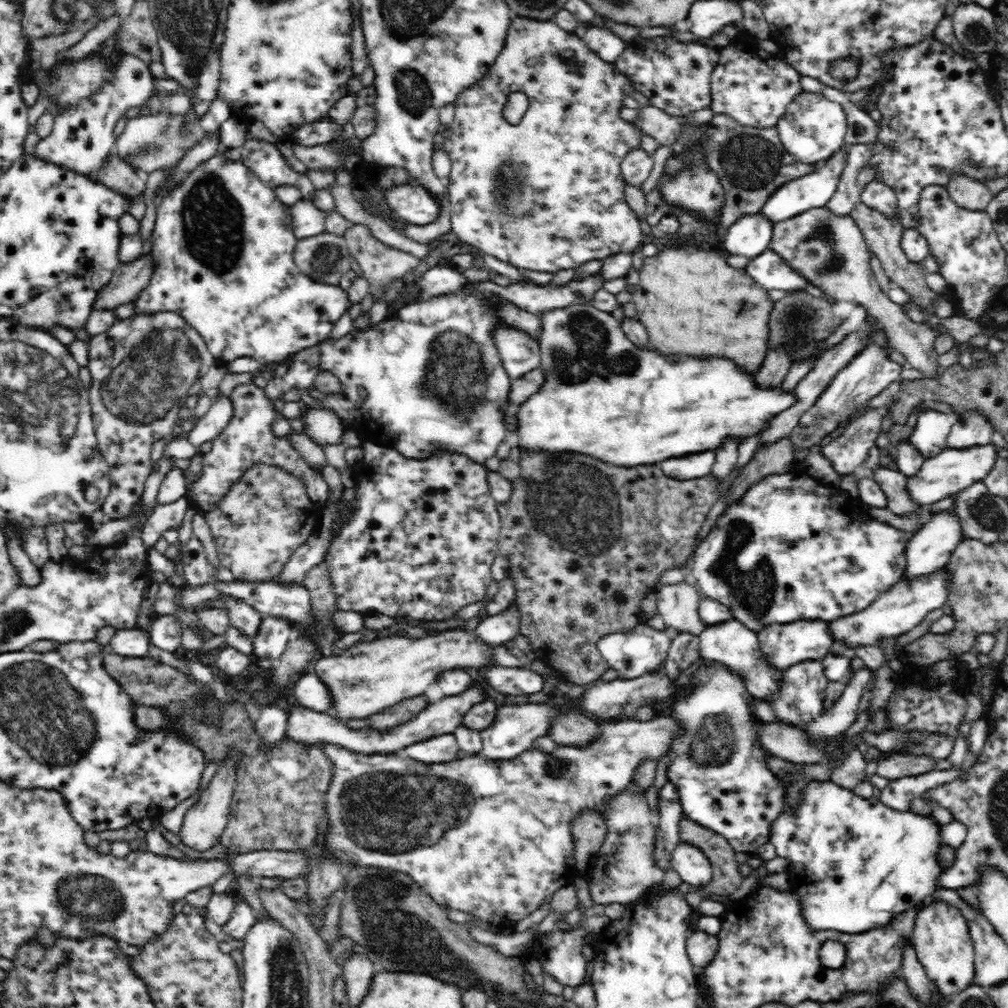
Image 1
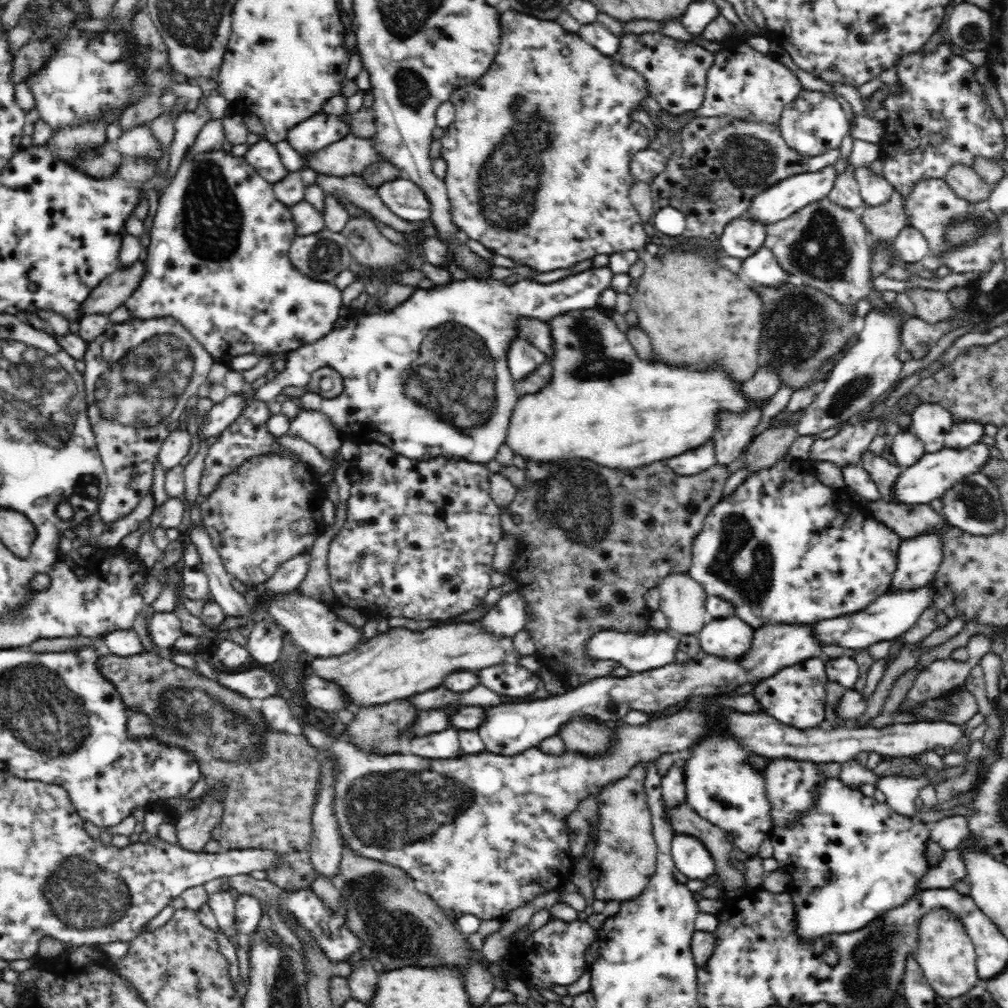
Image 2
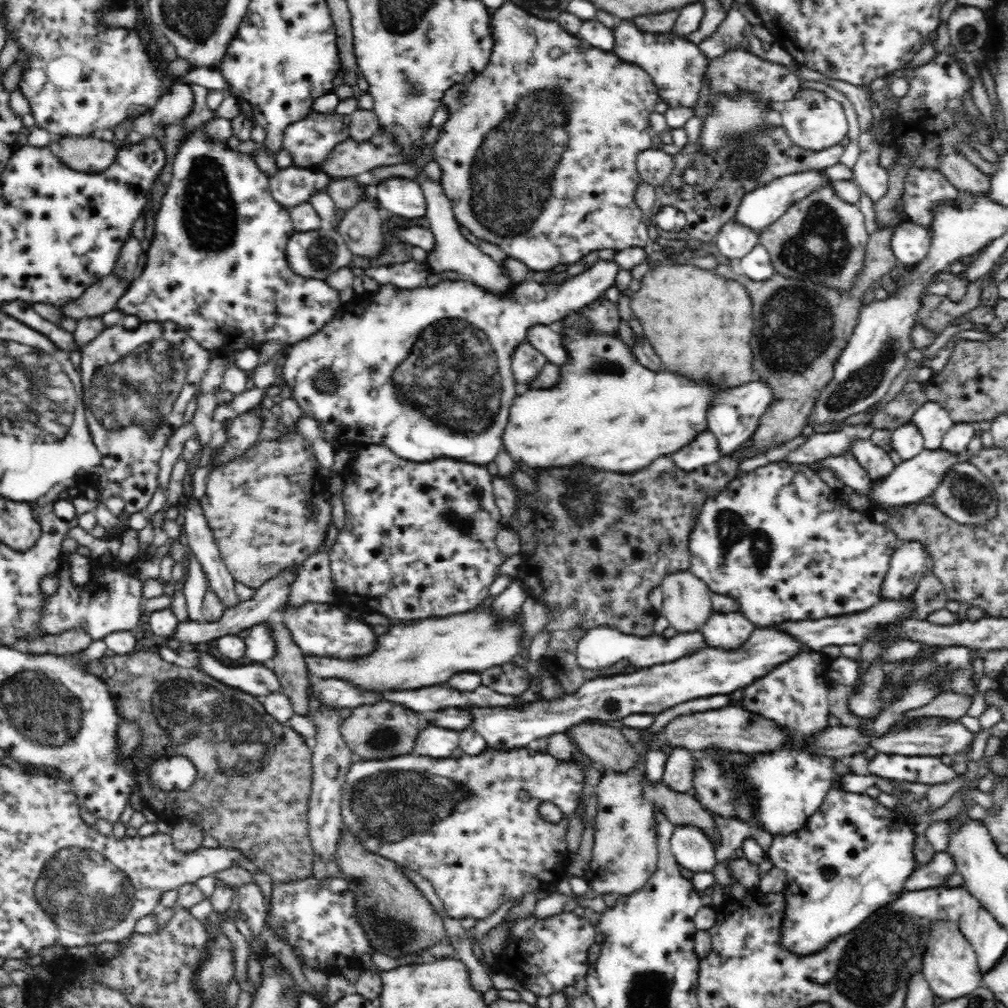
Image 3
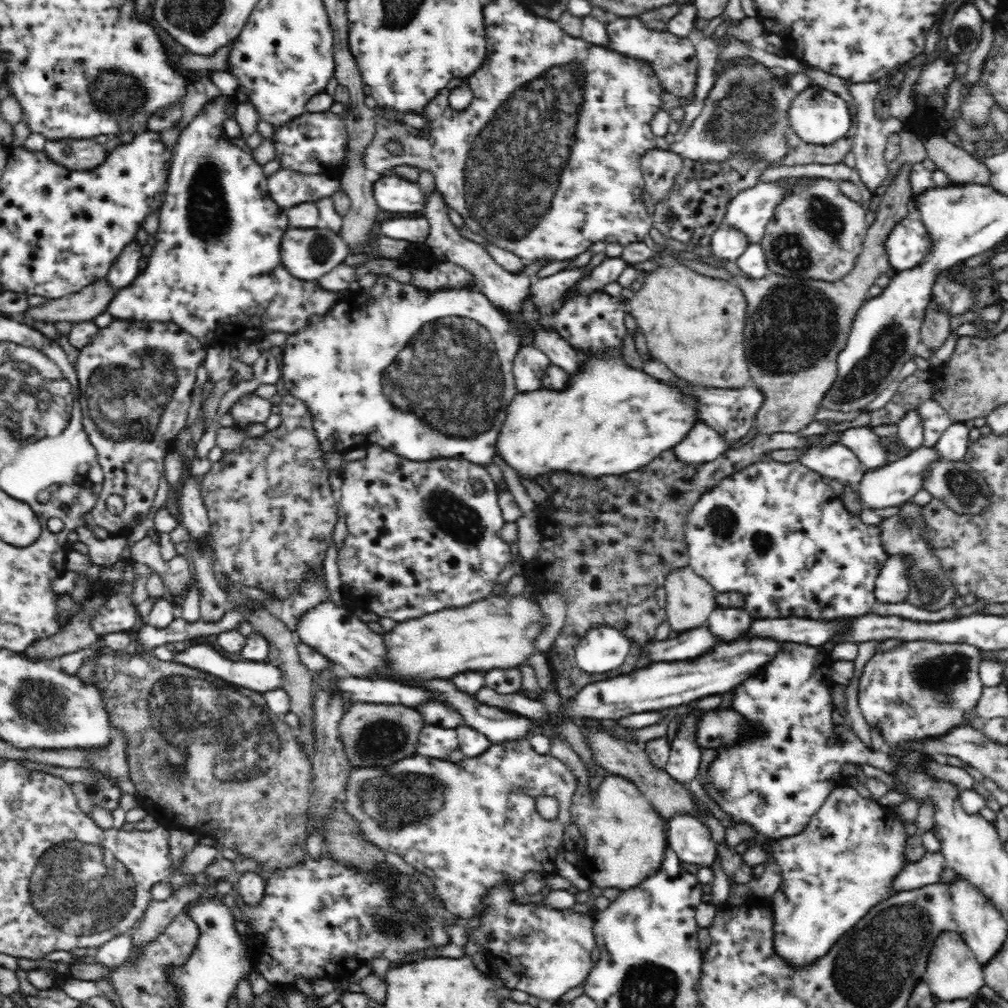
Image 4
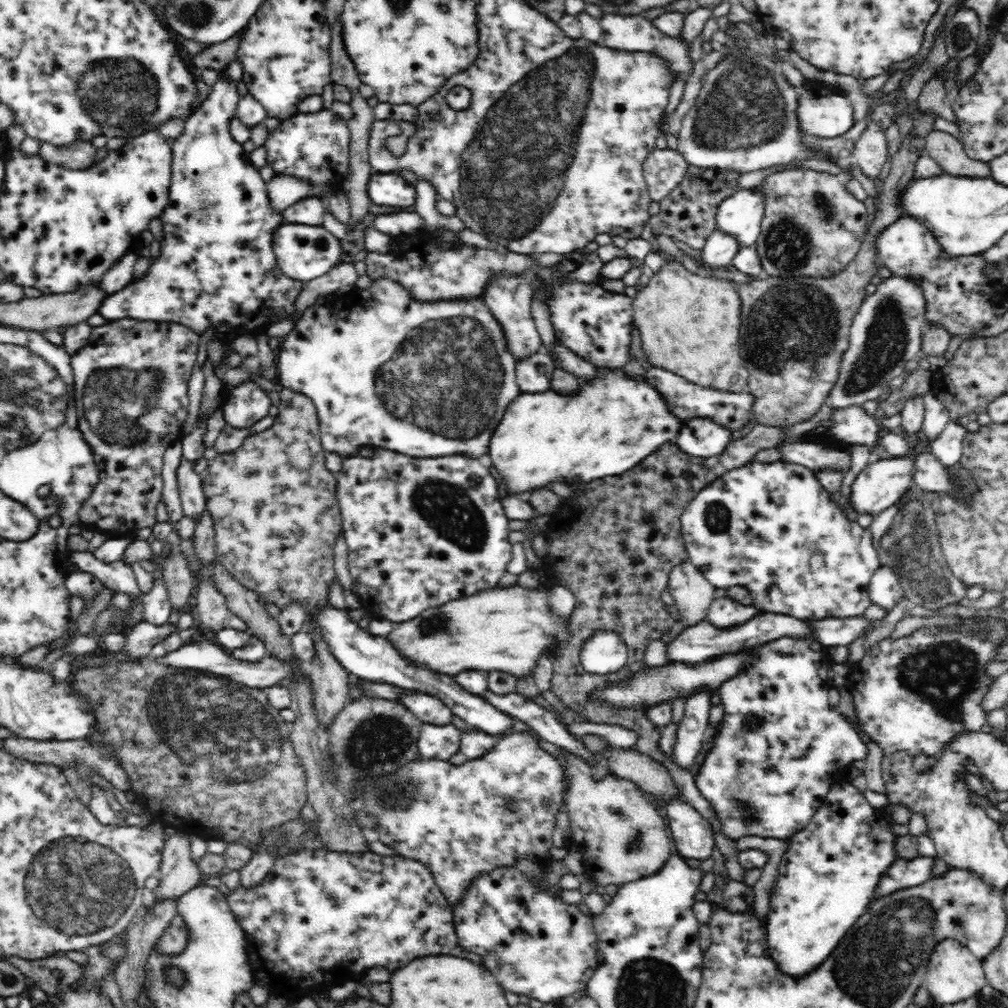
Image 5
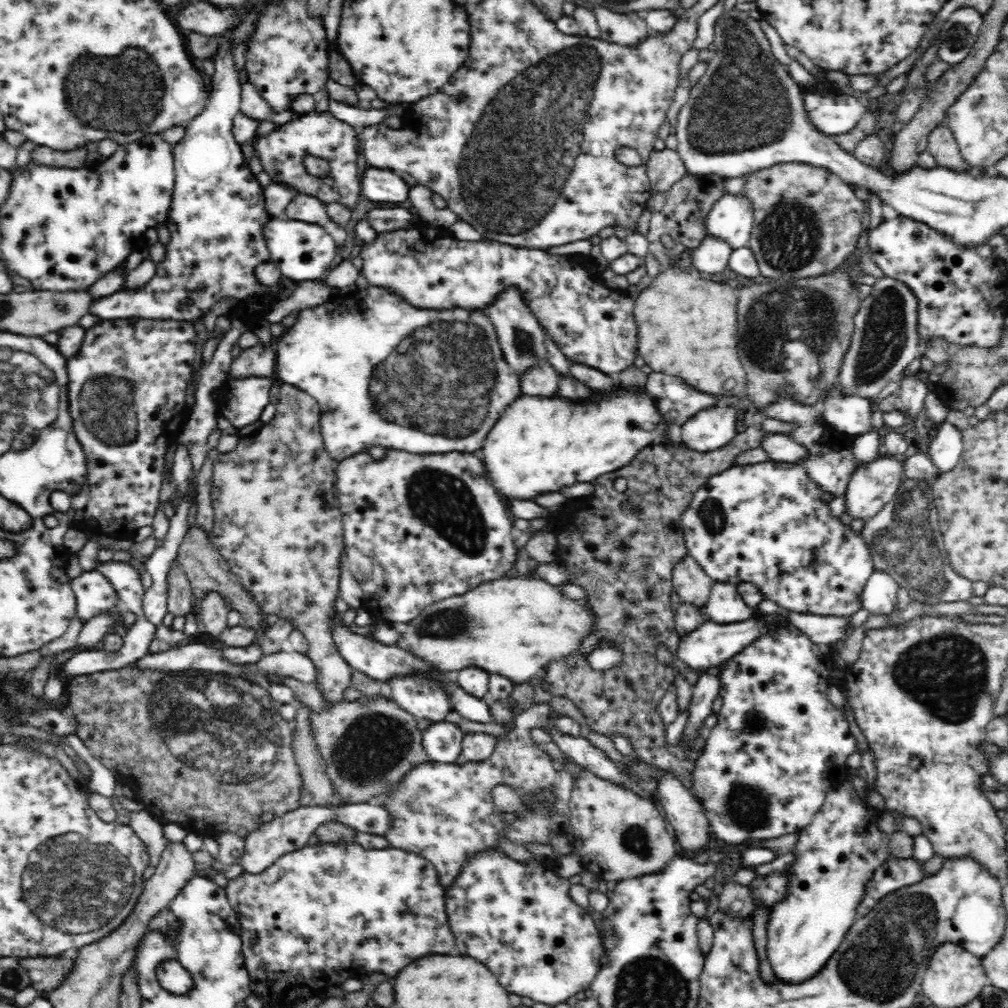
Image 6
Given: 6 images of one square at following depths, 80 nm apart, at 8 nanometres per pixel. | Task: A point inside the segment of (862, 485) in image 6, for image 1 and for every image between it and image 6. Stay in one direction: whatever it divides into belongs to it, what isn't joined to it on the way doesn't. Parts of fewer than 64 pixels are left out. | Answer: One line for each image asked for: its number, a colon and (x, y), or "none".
1: (950, 472)
2: (930, 478)
3: (916, 479)
4: (896, 484)
5: (884, 482)

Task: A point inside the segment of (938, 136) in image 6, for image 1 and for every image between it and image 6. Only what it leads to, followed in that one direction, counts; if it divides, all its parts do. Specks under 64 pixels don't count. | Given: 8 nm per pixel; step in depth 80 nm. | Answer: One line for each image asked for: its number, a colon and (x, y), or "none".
1: (974, 196)
2: (966, 184)
3: (963, 175)
4: (961, 167)
5: (941, 146)

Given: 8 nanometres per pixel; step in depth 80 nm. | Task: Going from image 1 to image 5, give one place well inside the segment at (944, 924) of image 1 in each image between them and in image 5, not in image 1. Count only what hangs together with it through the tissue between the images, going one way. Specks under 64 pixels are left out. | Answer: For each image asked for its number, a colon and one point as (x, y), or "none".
2: (947, 956)
3: (949, 965)
4: (953, 972)
5: (954, 974)

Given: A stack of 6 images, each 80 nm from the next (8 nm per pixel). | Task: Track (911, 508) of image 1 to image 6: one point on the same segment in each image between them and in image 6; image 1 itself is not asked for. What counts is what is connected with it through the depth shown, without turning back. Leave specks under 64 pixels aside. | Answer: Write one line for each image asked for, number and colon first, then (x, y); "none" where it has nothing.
2: (884, 475)
3: (878, 463)
4: (863, 441)
5: (852, 426)
6: (852, 415)

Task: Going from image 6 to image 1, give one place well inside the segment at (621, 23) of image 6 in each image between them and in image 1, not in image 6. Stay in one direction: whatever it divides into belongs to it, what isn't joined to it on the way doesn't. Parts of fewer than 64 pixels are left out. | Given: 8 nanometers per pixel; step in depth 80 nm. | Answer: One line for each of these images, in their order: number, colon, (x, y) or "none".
1: (674, 76)
2: (675, 70)
3: (678, 68)
4: (674, 60)
5: (630, 33)

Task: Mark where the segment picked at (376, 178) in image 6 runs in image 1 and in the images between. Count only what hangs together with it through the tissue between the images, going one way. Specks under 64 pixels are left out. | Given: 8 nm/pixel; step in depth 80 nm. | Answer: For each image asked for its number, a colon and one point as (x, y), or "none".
1: (414, 205)
2: (405, 198)
3: (403, 197)
4: (393, 193)
5: (390, 190)

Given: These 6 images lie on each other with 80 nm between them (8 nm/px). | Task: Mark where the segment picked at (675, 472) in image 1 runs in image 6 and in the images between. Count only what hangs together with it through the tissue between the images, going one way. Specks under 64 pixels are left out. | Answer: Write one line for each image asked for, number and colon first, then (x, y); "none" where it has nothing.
2: (693, 462)
3: (705, 450)
4: (703, 444)
5: (700, 438)
6: (712, 429)

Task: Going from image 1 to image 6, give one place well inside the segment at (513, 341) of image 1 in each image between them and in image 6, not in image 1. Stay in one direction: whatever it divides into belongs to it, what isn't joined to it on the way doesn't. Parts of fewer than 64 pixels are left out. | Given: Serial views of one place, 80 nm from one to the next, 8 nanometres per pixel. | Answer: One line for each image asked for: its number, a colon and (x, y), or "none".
2: (522, 356)
3: (527, 361)
4: (529, 365)
5: (533, 374)
6: (542, 381)

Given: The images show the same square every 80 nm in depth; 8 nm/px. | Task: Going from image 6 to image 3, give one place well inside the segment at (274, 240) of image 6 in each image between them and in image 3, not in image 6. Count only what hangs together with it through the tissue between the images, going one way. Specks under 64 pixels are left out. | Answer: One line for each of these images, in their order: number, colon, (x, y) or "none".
3: (317, 254)
4: (308, 253)
5: (303, 252)

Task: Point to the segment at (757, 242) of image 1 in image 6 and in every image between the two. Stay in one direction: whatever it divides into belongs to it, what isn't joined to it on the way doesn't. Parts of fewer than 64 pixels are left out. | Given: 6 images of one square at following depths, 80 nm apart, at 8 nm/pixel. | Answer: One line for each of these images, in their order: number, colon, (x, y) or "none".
2: (742, 237)
3: (734, 240)
4: (727, 243)
5: (720, 248)
6: (712, 256)

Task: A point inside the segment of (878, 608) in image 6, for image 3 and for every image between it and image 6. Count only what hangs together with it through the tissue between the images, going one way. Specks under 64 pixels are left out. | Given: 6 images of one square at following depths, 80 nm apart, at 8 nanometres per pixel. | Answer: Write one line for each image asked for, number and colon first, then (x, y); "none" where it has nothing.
3: (910, 562)
4: (892, 585)
5: (885, 589)

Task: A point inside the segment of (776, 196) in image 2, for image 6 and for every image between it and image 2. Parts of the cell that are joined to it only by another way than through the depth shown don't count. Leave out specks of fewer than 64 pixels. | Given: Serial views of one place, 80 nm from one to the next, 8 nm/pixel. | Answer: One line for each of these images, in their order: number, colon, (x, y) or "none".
3: (761, 207)
4: (750, 211)
5: (741, 213)
6: (731, 218)

